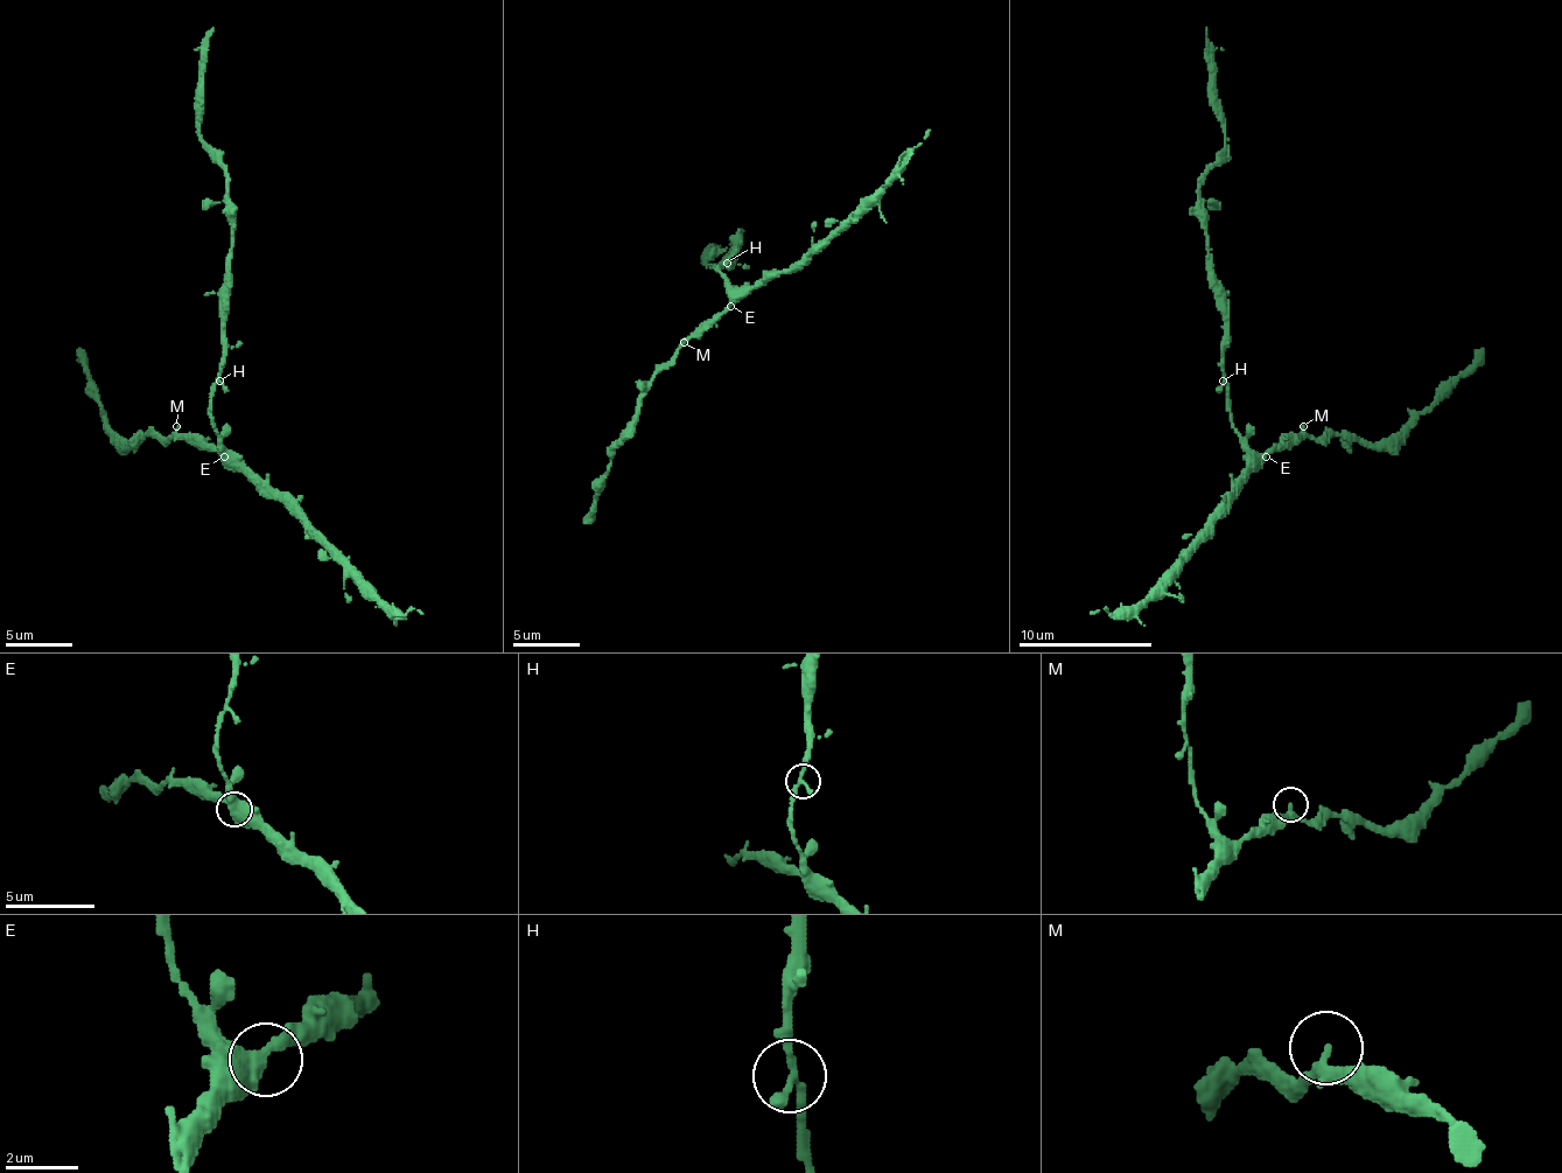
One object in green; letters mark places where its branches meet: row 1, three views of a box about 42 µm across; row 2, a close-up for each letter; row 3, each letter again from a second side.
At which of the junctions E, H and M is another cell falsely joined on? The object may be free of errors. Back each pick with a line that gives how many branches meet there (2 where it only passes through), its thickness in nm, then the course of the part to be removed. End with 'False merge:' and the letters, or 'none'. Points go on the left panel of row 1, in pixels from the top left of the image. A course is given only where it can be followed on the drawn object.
False merge: none

